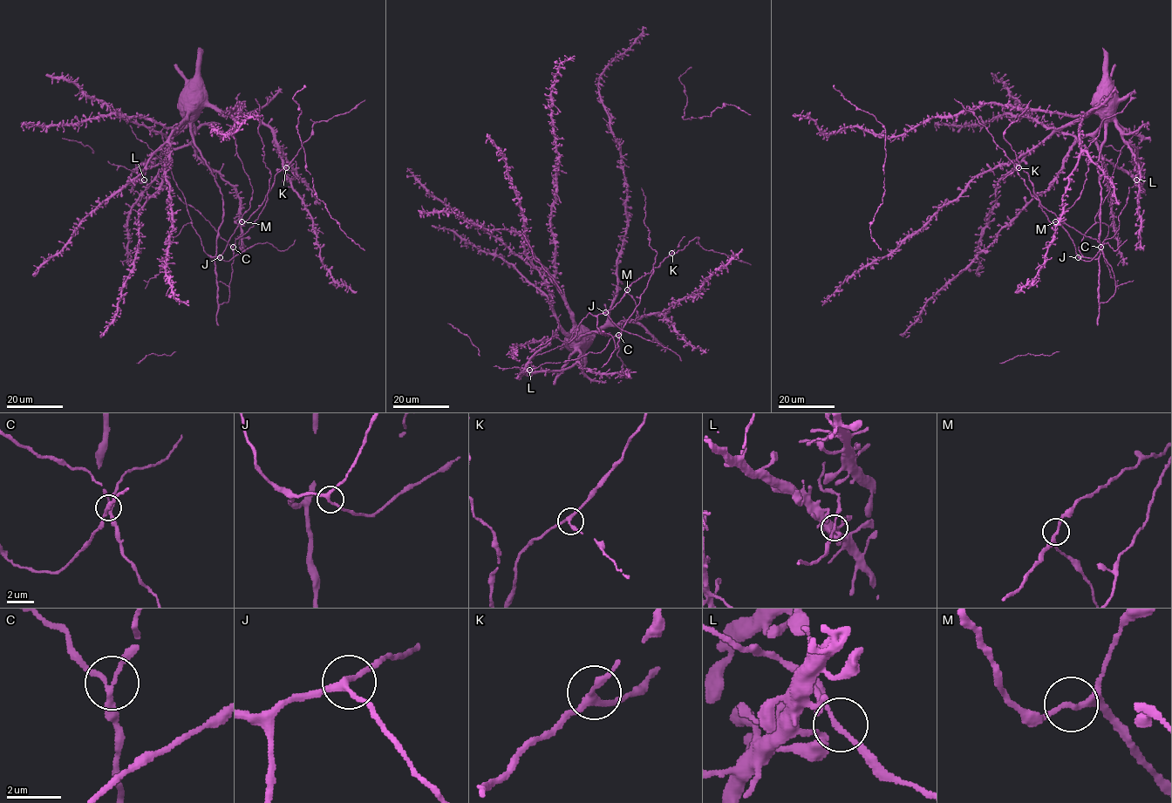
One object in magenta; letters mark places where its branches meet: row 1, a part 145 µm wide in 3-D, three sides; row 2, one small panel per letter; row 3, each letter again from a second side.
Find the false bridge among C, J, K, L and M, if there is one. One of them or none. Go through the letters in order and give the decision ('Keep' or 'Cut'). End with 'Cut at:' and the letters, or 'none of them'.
C: Keep
J: Keep
K: Keep
L: Keep
M: Keep
Cut at: none of them

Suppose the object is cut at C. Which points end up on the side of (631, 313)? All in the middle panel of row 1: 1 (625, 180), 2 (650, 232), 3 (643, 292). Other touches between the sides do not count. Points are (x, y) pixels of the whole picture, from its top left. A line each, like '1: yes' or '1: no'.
1: no
2: yes
3: yes

